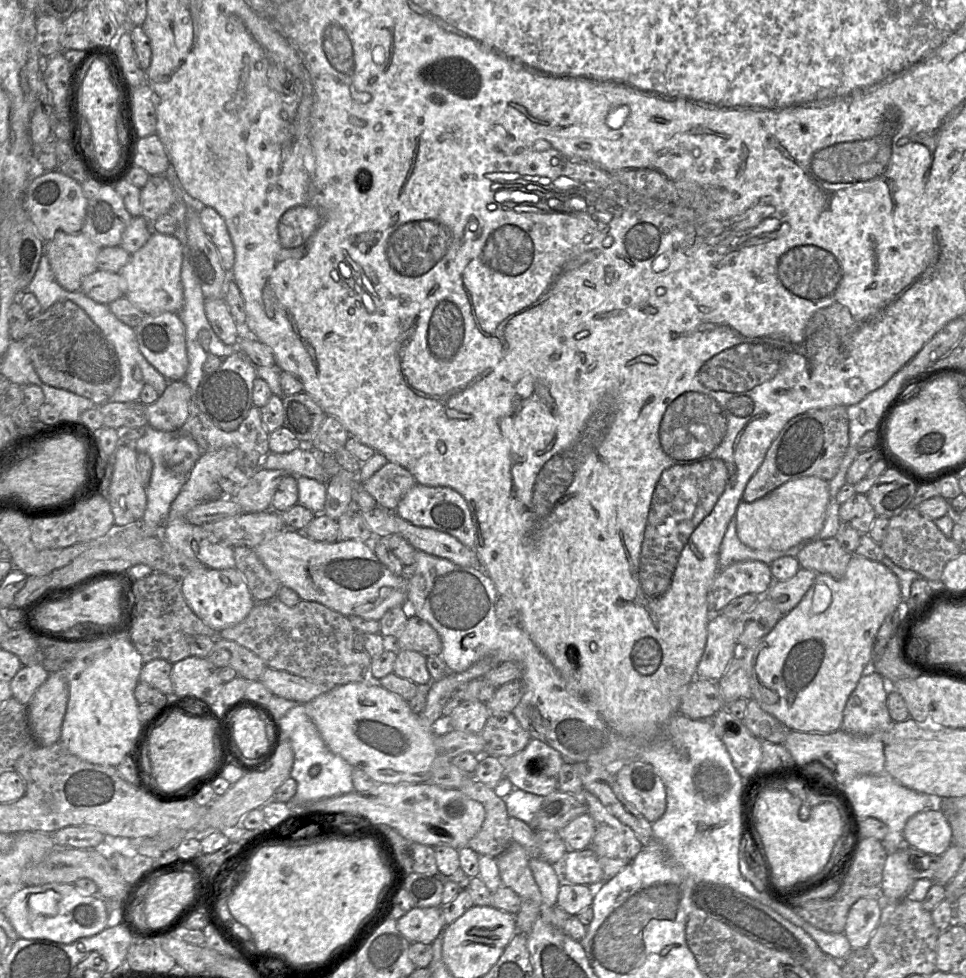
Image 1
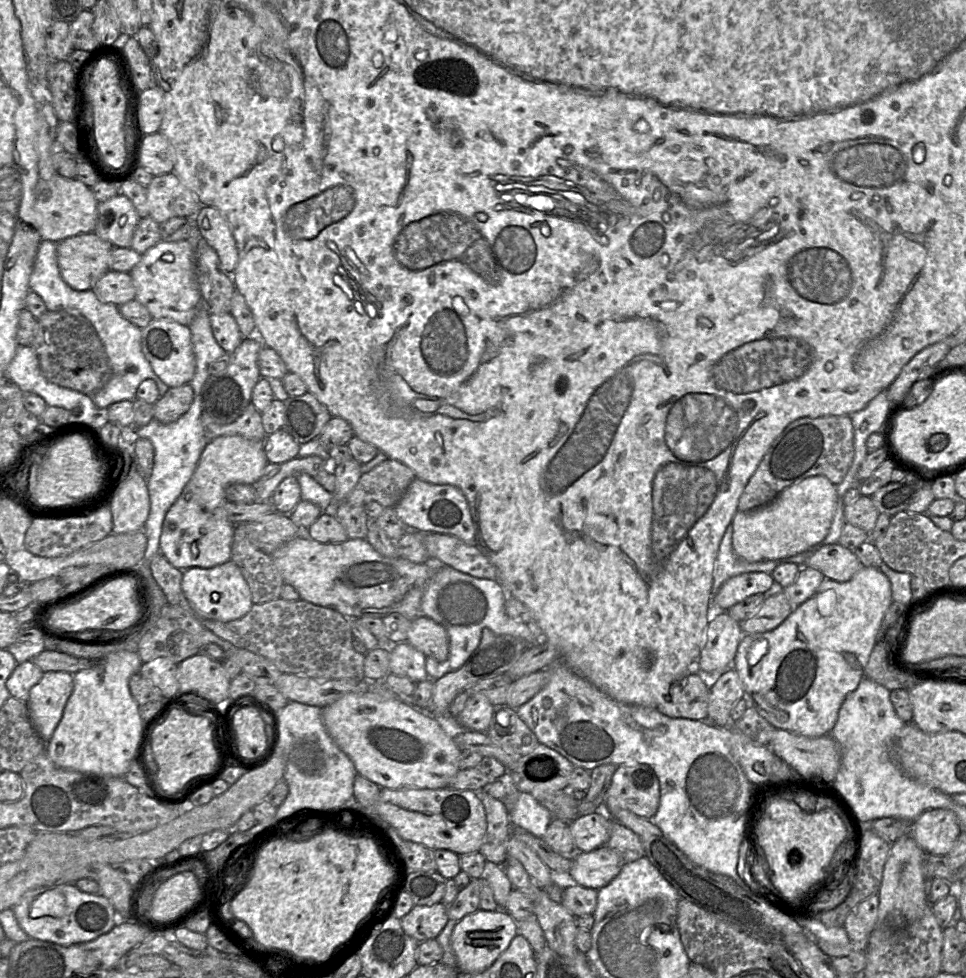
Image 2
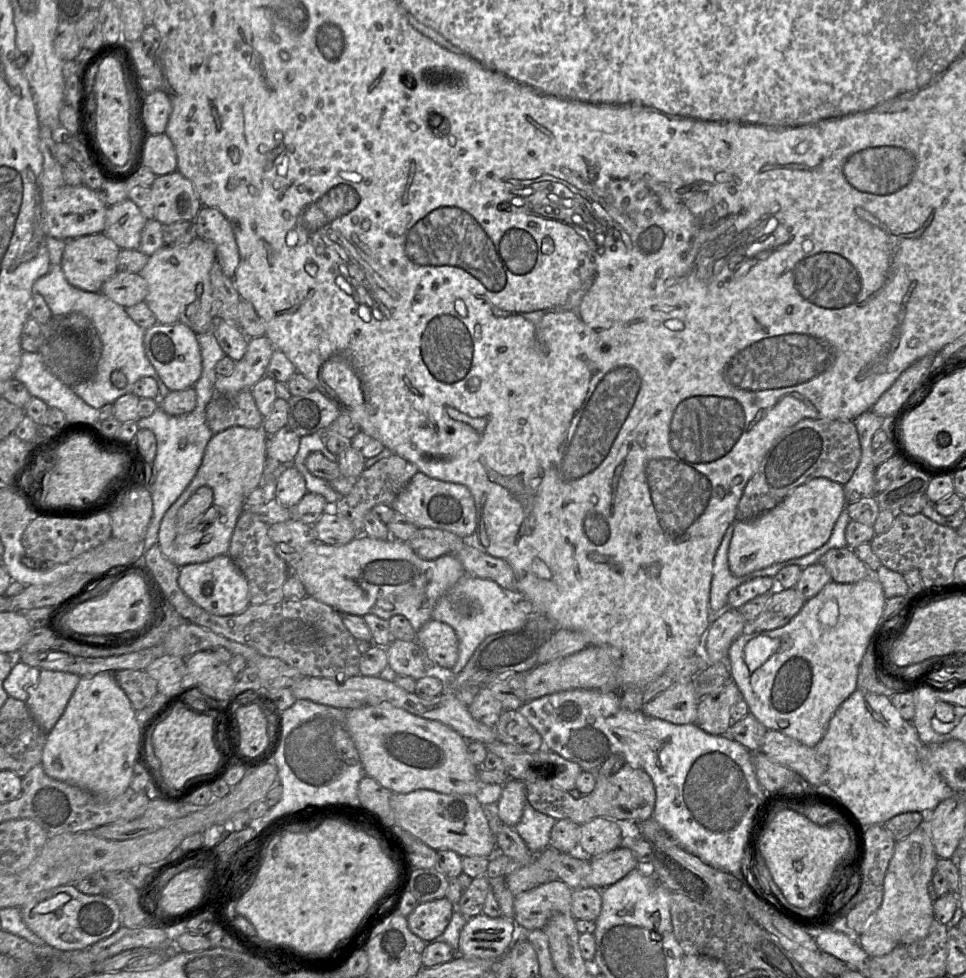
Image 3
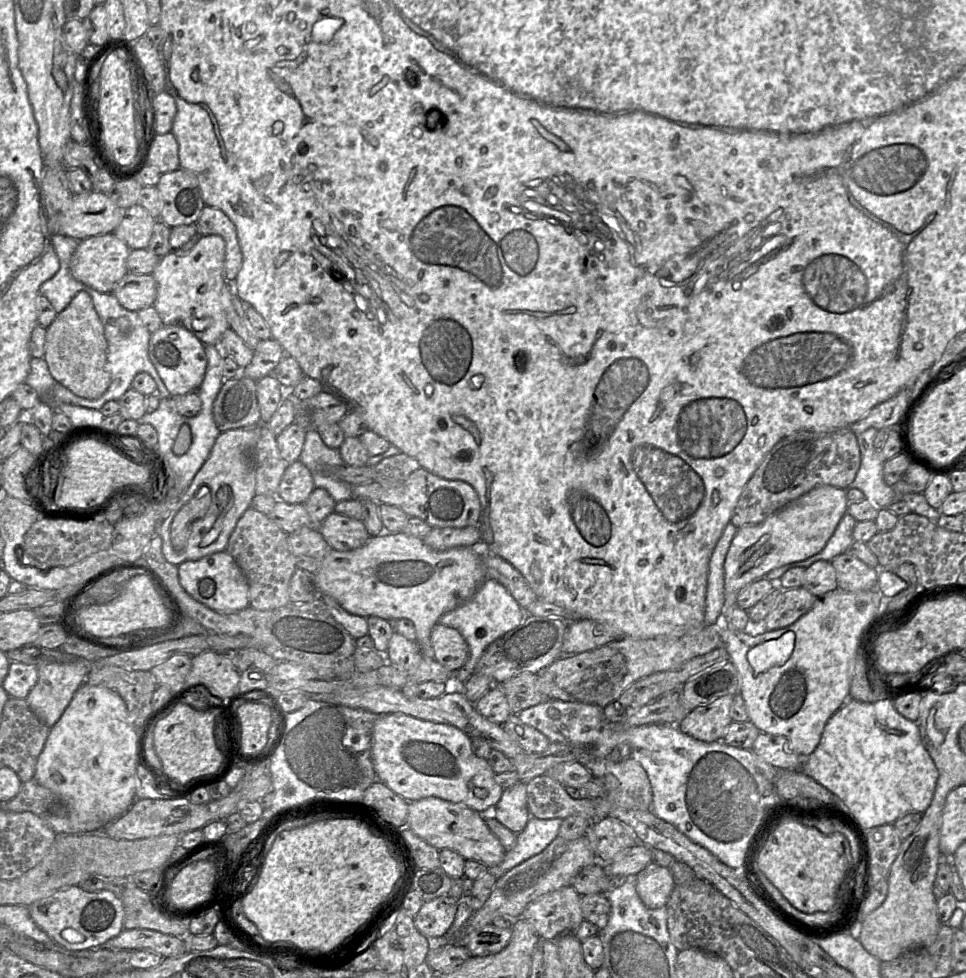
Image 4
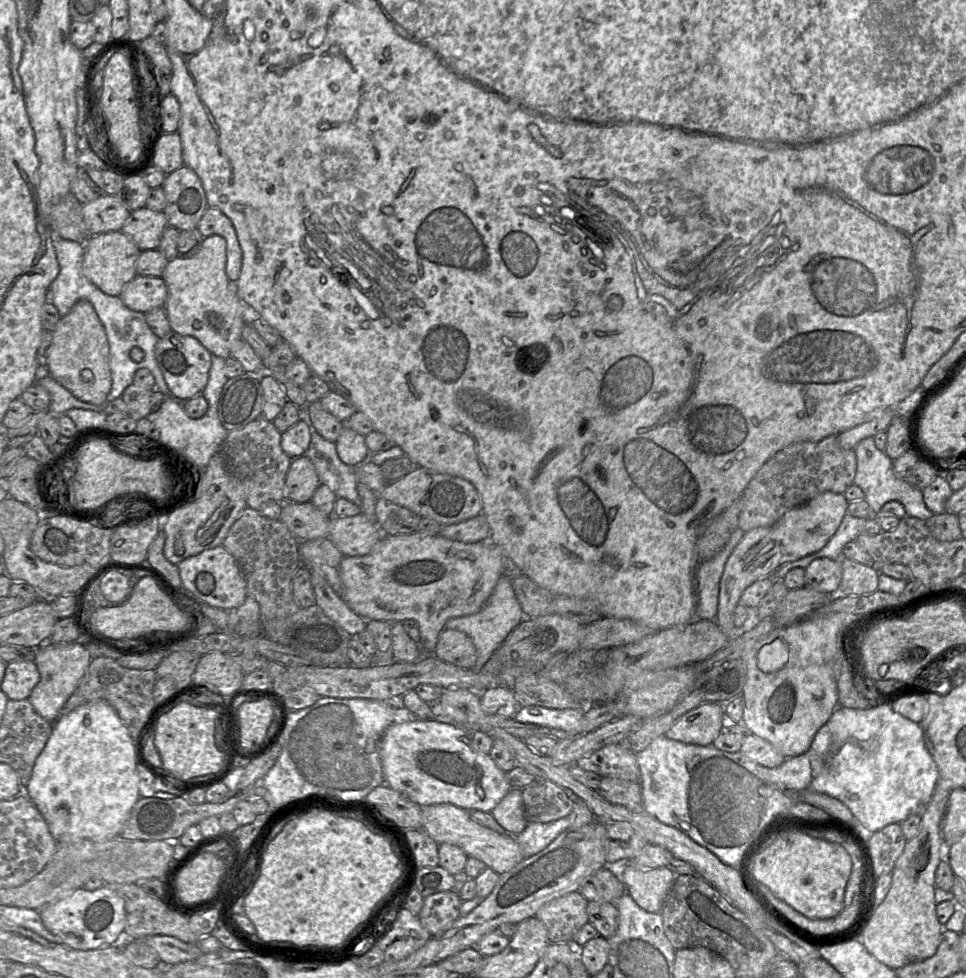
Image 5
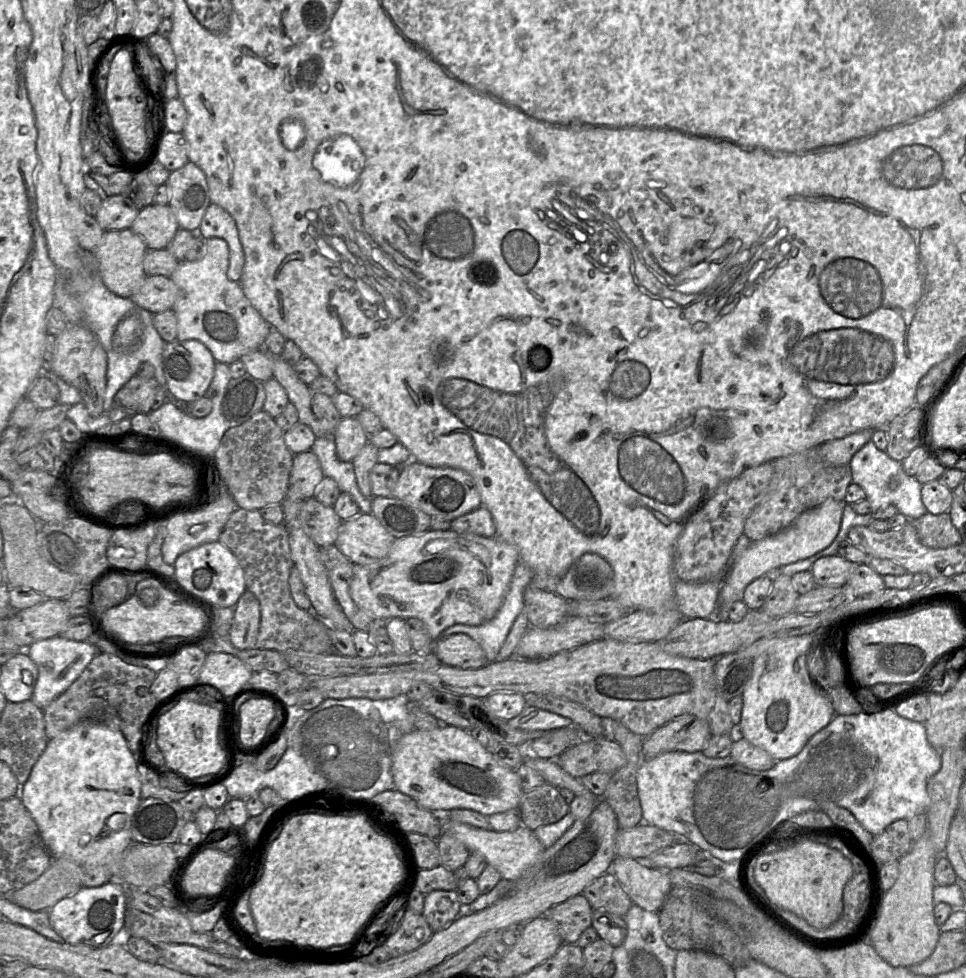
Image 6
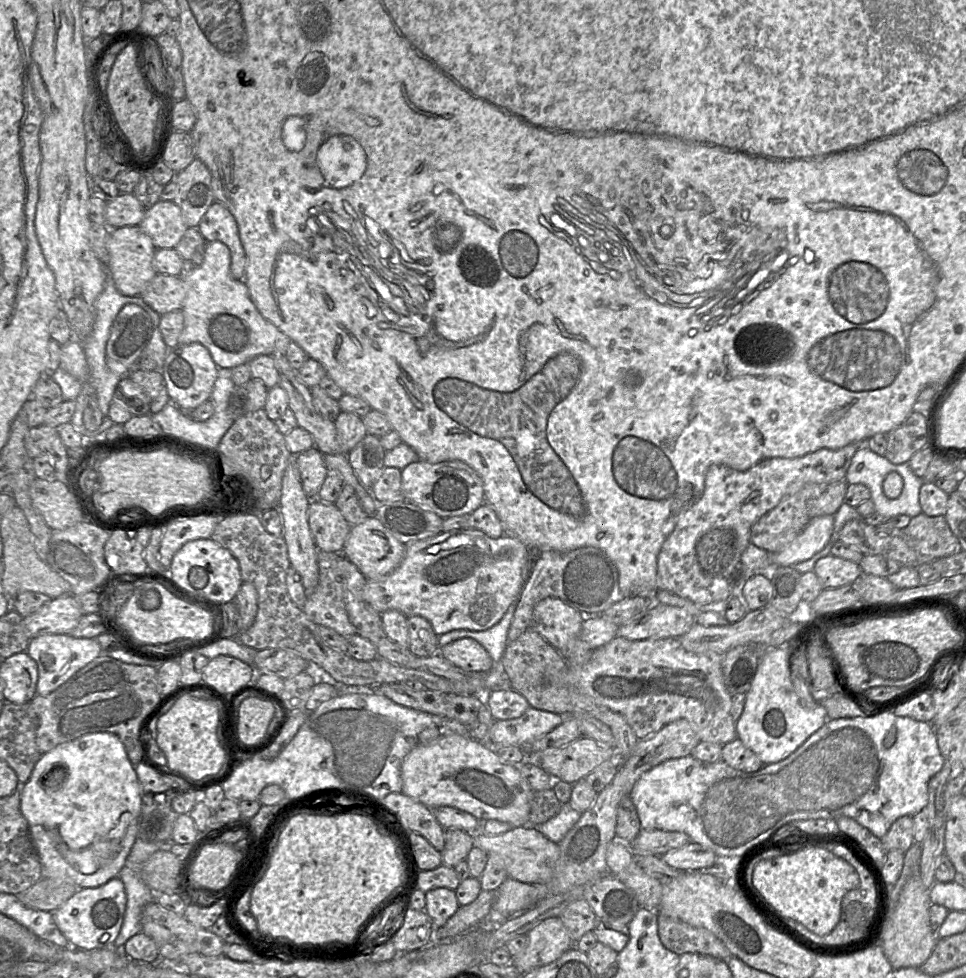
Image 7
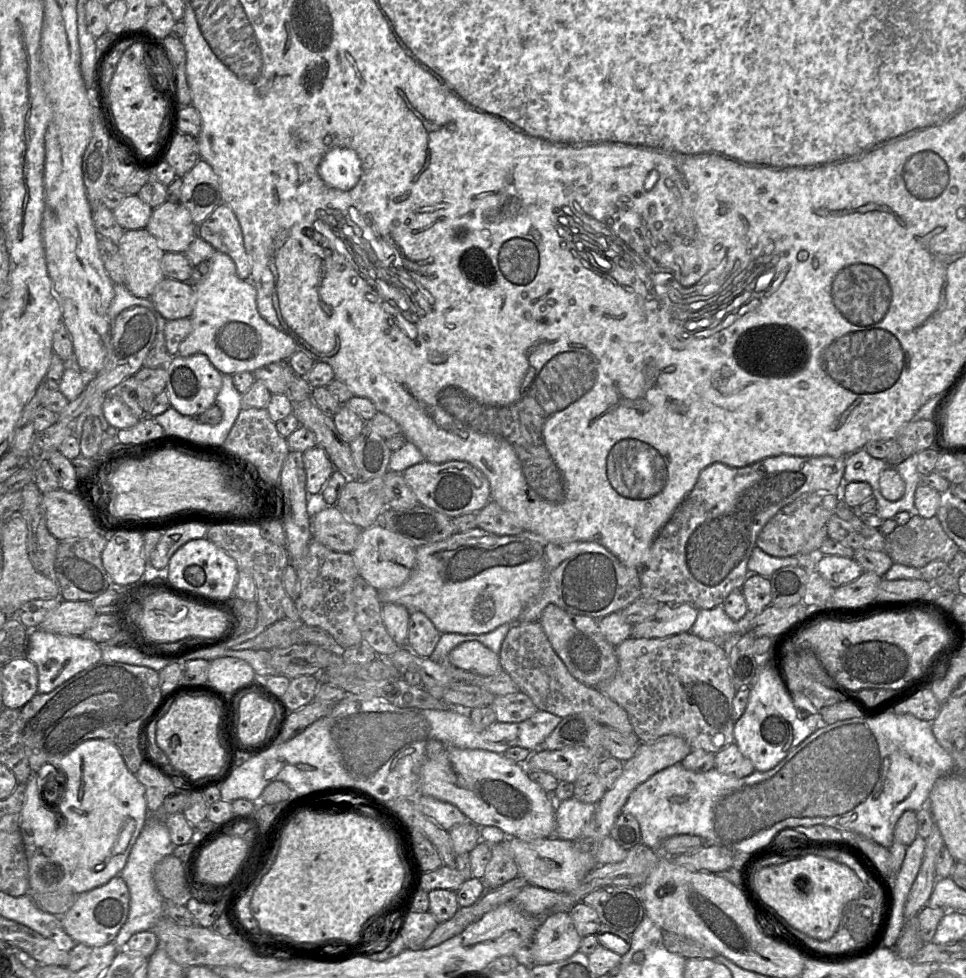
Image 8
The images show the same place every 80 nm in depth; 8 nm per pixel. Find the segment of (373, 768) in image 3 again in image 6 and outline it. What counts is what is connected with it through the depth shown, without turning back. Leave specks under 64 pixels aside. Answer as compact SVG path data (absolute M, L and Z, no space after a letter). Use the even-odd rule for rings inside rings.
M442 724L432 731L413 730L403 735L392 752L394 787L433 813L469 809L483 815L517 809L523 790L515 769L502 765L490 748L482 746L469 731Z

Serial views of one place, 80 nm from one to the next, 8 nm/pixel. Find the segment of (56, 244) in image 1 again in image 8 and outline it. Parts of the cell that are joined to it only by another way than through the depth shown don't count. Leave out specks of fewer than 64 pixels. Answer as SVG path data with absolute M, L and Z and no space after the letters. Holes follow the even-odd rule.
M146 228L125 230L118 248L124 260L124 285L134 296L149 299L157 284L165 278L161 269L161 260L166 252Z

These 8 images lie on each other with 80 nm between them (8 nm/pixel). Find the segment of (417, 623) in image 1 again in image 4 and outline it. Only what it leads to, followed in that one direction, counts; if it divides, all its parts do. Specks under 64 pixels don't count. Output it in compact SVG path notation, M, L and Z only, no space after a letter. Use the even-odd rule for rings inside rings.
M439 622L430 635L434 659L451 672L457 672L469 658L469 647L464 637L454 628Z

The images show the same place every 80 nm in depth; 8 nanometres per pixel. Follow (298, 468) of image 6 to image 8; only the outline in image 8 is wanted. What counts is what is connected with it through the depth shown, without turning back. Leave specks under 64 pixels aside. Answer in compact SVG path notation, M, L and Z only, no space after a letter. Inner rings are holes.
M317 445L303 452L303 463L306 473L306 491L309 496L319 495L335 471L335 466L325 450Z

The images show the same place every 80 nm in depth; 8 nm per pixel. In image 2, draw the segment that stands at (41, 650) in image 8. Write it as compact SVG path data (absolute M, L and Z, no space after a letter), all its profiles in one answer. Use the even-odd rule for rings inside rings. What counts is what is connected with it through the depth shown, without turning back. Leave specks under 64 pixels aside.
M45 672L30 690L26 702L29 718L38 735L47 743L57 728L74 687L73 674Z

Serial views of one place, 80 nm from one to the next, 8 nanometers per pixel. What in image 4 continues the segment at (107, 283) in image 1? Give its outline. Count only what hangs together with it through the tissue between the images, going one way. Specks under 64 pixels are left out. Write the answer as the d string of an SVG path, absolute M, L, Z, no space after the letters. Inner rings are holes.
M127 273L112 294L125 309L138 312L154 305L157 285L152 274Z

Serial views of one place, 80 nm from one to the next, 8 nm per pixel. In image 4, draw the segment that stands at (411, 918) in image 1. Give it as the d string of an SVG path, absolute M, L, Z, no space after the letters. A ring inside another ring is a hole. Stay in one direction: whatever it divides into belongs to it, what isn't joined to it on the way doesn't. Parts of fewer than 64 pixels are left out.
M449 895L424 902L414 917L417 930L430 940L442 940L452 926L458 902Z

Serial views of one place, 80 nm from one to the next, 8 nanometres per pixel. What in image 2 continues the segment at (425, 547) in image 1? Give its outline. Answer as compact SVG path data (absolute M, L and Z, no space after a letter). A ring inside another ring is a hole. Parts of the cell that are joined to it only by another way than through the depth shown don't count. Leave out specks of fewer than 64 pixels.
M426 532L423 543L430 558L437 558L444 564L473 577L497 580L498 573L496 567L483 555L476 544L467 544L455 536L437 532Z

